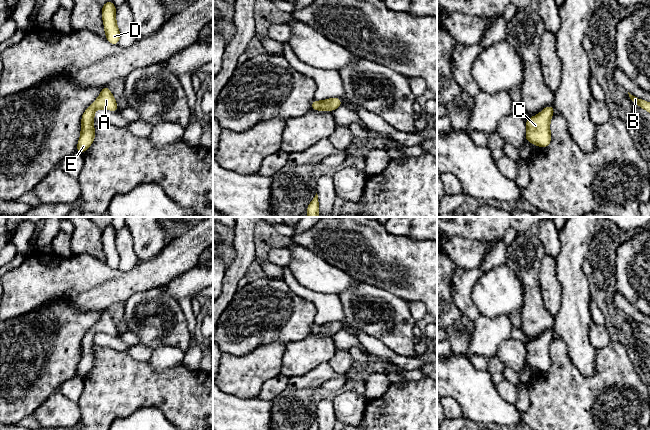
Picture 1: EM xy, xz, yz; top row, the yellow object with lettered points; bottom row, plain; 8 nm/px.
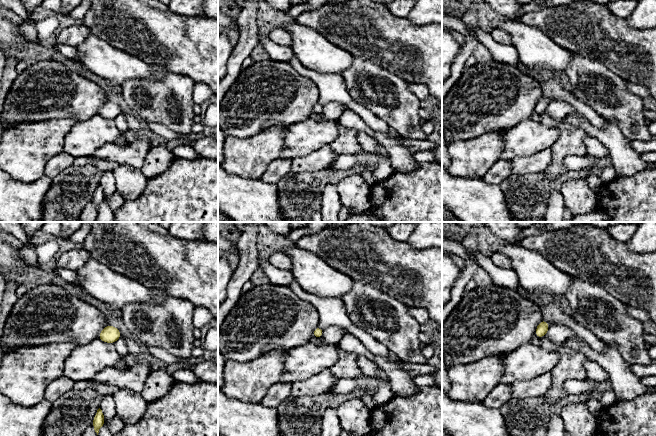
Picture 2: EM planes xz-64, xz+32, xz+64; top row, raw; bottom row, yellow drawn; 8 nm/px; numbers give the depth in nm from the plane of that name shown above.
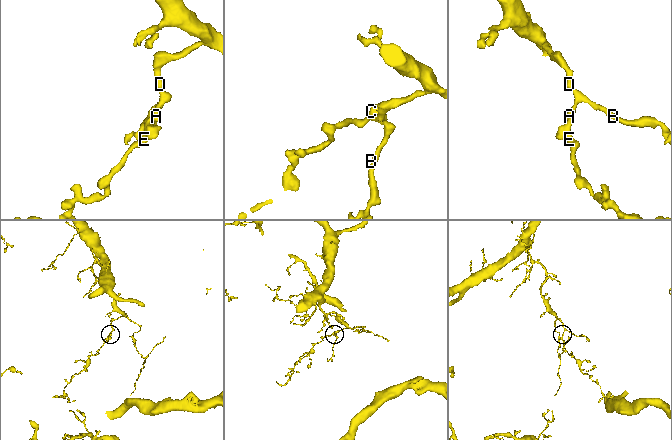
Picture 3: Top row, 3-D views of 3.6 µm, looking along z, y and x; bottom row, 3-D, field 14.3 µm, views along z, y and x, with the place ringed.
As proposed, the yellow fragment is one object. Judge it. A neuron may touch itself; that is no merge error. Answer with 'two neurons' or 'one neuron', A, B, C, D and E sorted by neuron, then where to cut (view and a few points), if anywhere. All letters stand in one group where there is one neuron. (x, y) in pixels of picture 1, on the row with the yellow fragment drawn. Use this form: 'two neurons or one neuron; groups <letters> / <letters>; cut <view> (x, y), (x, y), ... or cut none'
one neuron; groups A B C D E; cut none

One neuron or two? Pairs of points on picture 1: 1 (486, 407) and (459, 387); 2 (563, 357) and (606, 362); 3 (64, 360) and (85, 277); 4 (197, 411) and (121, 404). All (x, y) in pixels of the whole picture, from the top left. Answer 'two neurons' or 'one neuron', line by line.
1: one neuron
2: one neuron
3: two neurons
4: one neuron

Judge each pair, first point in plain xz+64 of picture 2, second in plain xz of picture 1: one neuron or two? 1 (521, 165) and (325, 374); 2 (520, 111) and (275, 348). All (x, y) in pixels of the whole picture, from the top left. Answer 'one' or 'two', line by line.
1: one
2: two

